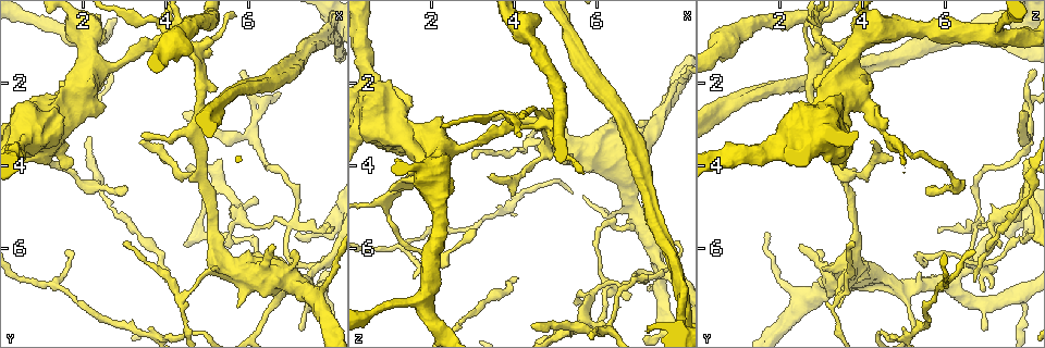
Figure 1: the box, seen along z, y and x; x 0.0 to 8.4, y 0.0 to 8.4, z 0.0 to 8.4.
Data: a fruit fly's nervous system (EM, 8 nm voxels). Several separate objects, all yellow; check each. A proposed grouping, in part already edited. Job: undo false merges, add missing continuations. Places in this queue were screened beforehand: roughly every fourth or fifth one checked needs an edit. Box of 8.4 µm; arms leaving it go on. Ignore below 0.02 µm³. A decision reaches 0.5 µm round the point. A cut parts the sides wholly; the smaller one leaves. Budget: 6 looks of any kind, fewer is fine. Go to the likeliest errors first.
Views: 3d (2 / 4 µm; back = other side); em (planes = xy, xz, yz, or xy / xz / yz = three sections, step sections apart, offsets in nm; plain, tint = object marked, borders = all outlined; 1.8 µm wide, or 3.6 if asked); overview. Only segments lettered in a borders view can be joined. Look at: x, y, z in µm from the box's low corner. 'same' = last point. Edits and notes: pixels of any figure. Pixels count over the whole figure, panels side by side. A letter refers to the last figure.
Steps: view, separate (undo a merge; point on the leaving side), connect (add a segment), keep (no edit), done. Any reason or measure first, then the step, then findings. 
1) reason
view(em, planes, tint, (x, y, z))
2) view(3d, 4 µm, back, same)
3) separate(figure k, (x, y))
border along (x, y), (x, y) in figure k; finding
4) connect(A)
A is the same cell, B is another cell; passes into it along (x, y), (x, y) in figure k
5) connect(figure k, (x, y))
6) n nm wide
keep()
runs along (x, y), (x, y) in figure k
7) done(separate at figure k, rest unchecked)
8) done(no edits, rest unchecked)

view(em, planes, borders, (3.95, 0.80, 2.90))

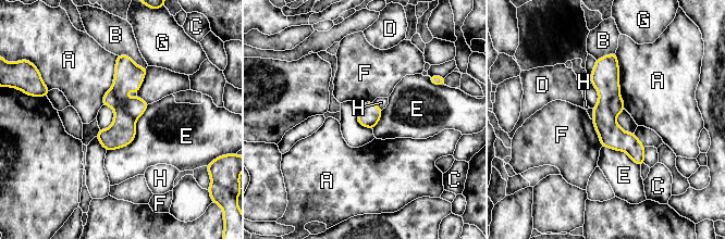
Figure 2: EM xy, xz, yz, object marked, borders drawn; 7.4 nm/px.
separate(figure 2, (109, 99))
A, B, C, D, E, F, G and H are other cells; border along (111, 88), (117, 99), (114, 109) in figure 2; a second cell is stuck on

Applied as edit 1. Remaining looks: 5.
long arm stops here
view(em, 3.6 µm, xy, step 8, plain, (4.05, 6.80, 6.65))

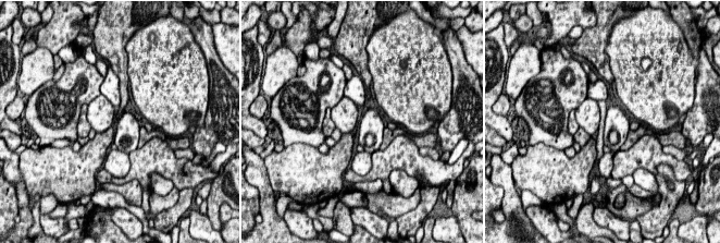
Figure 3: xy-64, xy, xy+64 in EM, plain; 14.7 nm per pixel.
with the object marked
view(em, 3.6 µm, xy, step 8, tint, same)

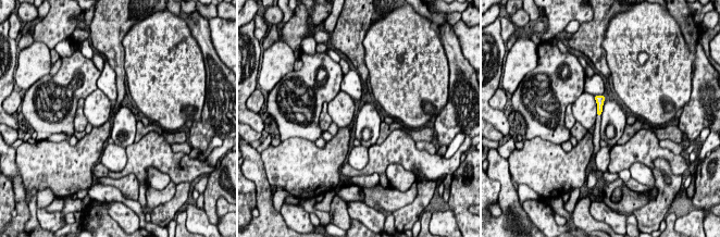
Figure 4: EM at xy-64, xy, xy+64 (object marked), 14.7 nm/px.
view(em, 3.6 µm, xy, step 8, borders, same)

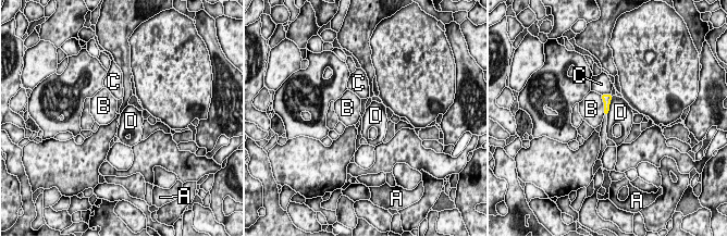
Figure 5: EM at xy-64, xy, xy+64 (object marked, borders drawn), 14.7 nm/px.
90 nm wide
keep()
A, B, C and D are other cells; border along (613, 96), (606, 114) in figure 5; no lettered segment goes on from it

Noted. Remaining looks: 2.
done(separate at figure 2, rest unchecked)

